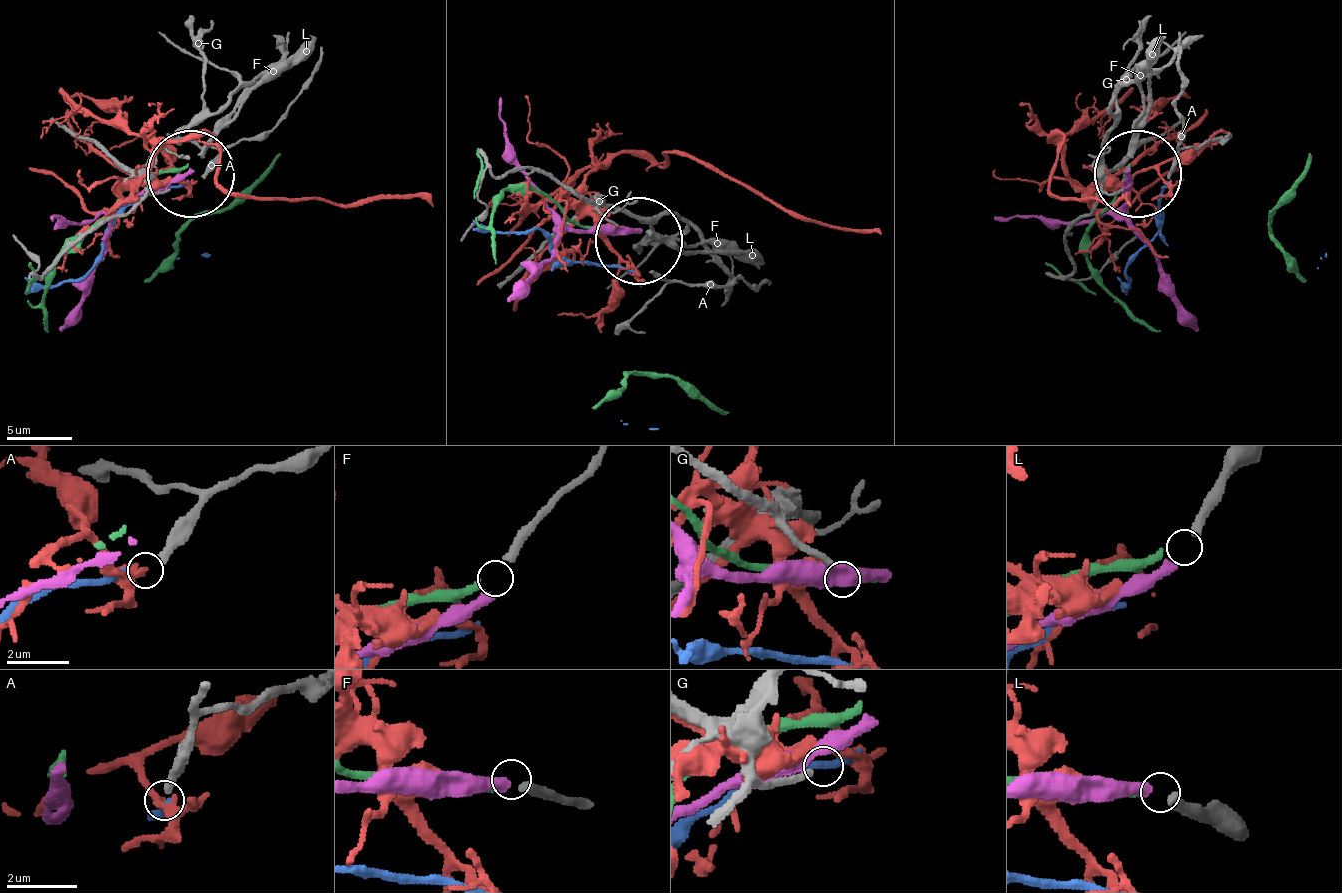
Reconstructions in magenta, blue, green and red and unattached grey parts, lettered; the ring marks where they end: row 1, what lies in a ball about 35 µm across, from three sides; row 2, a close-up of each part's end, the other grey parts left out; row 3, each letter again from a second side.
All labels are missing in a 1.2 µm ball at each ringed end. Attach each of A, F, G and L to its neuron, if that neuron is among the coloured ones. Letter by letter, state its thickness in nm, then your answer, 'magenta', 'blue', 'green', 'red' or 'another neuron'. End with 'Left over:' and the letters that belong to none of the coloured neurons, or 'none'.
A: calibre 320 nm; blue
F: calibre 280 nm; green
G: calibre 200 nm; another neuron
L: calibre 320 nm; magenta
Left over: G

